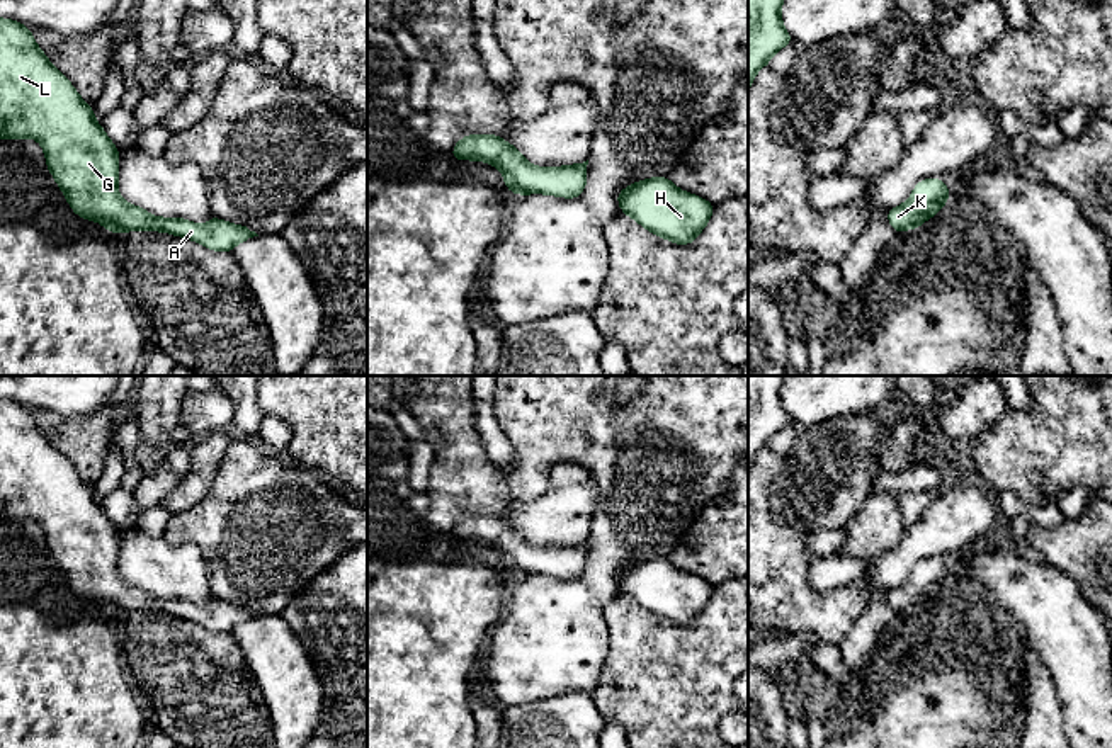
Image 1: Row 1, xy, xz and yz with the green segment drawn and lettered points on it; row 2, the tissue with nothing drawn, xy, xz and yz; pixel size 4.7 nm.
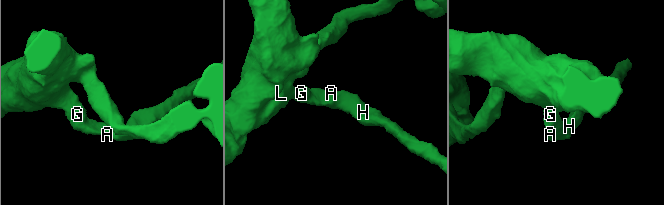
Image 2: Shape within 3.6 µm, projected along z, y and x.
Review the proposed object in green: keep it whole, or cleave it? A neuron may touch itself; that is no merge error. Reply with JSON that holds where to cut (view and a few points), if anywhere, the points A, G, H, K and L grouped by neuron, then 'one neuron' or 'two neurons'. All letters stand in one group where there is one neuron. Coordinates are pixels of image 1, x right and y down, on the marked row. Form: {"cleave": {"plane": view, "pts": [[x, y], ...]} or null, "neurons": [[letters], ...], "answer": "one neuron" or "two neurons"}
{"cleave": null, "neurons": [["A", "G", "H", "K", "L"]], "answer": "one neuron"}

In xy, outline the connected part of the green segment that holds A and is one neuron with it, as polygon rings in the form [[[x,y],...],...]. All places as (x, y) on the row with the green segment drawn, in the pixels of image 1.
[[[0,19],[0,138],[41,143],[48,170],[73,212],[99,221],[105,230],[163,231],[231,252],[258,236],[248,226],[211,214],[207,224],[184,218],[156,218],[128,204],[117,192],[119,153],[95,121],[92,105],[39,49],[32,31],[17,20]]]

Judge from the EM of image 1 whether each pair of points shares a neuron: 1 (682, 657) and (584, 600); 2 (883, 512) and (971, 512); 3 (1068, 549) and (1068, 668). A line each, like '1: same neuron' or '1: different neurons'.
1: different neurons
2: different neurons
3: different neurons

